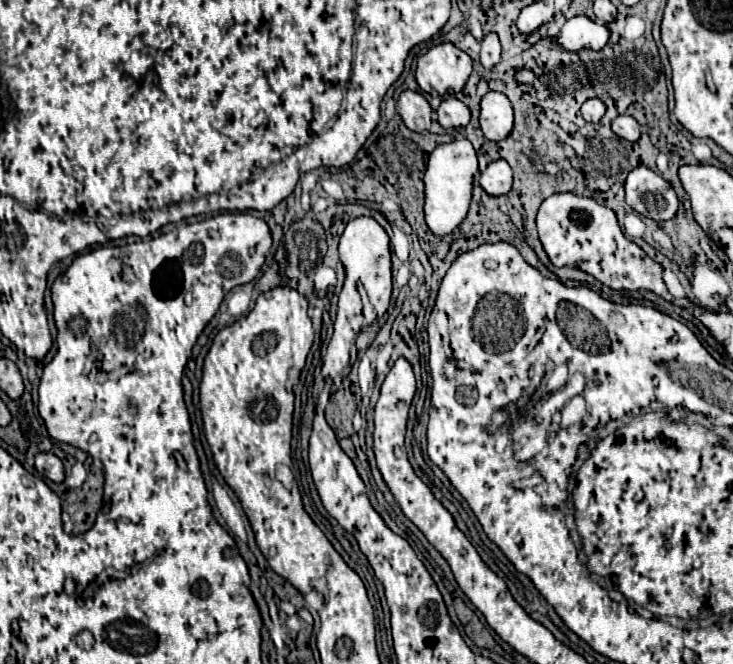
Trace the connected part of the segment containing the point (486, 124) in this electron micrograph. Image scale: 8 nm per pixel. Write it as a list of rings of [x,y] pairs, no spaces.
[[[486,92],[480,102],[480,126],[488,140],[504,140],[514,124],[512,104],[502,92]]]

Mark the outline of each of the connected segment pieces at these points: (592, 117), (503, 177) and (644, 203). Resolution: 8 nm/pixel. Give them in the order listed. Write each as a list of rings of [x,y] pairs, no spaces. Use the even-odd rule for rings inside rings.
[[[590,98],[590,100],[586,100],[586,102],[582,104],[580,112],[582,112],[582,118],[584,118],[586,122],[600,122],[600,118],[602,118],[604,112],[606,112],[606,106],[604,106],[602,100],[598,100],[598,98]]]
[[[494,160],[488,164],[488,168],[480,176],[480,186],[490,196],[502,196],[508,194],[512,188],[512,168],[506,160]]]
[[[646,166],[634,168],[626,182],[626,204],[642,216],[648,216],[656,222],[670,220],[676,216],[678,198],[672,186],[656,172]]]

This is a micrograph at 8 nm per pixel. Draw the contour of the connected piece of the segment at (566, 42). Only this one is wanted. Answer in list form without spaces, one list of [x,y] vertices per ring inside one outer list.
[[[572,16],[566,18],[556,30],[552,30],[550,36],[554,36],[558,48],[568,52],[600,52],[610,40],[610,28],[606,24],[590,20],[588,16]]]

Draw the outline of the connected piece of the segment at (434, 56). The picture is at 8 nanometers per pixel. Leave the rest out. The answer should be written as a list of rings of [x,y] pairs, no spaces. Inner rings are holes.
[[[450,42],[432,46],[416,62],[416,80],[422,92],[430,96],[458,94],[472,72],[472,60],[466,52]]]

